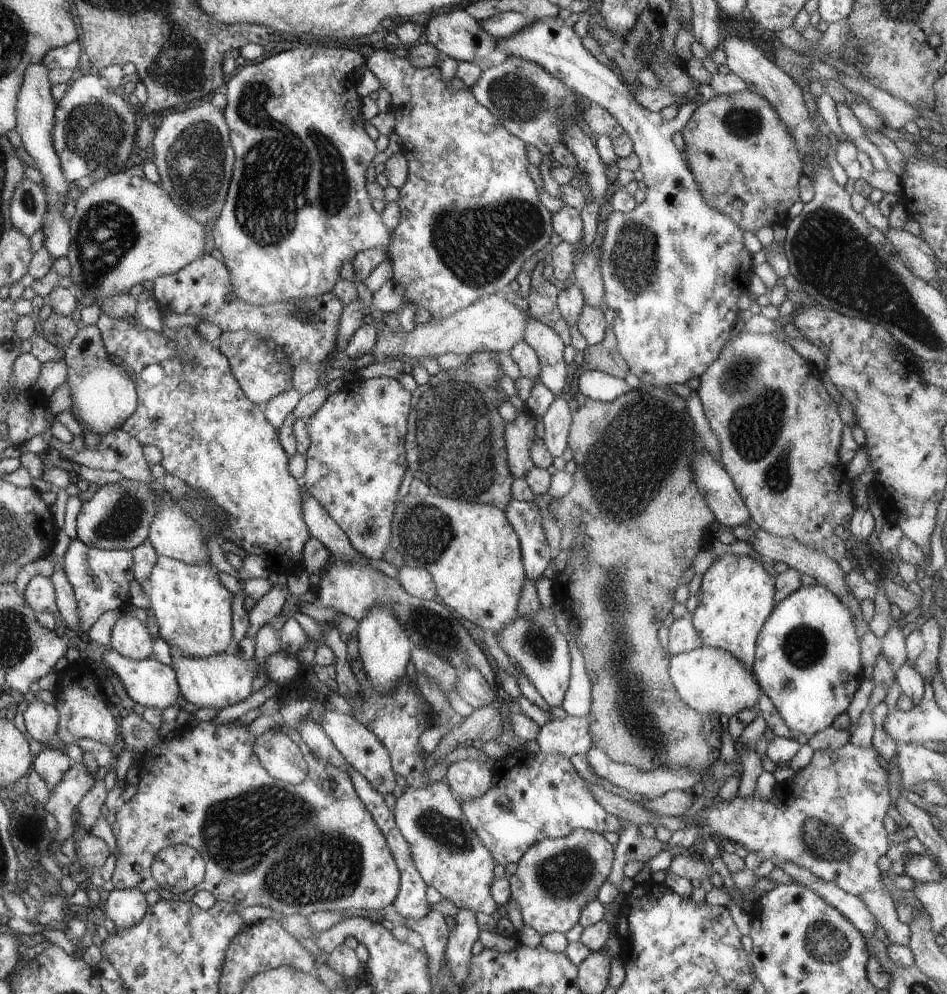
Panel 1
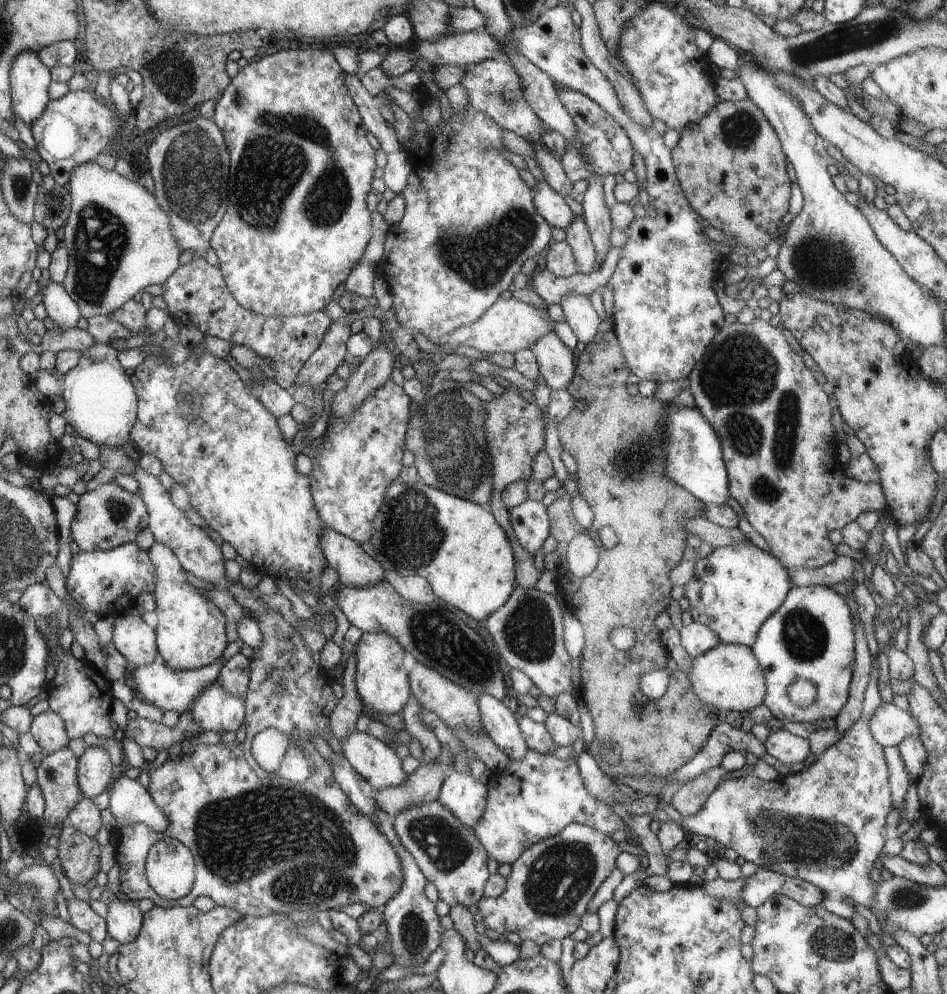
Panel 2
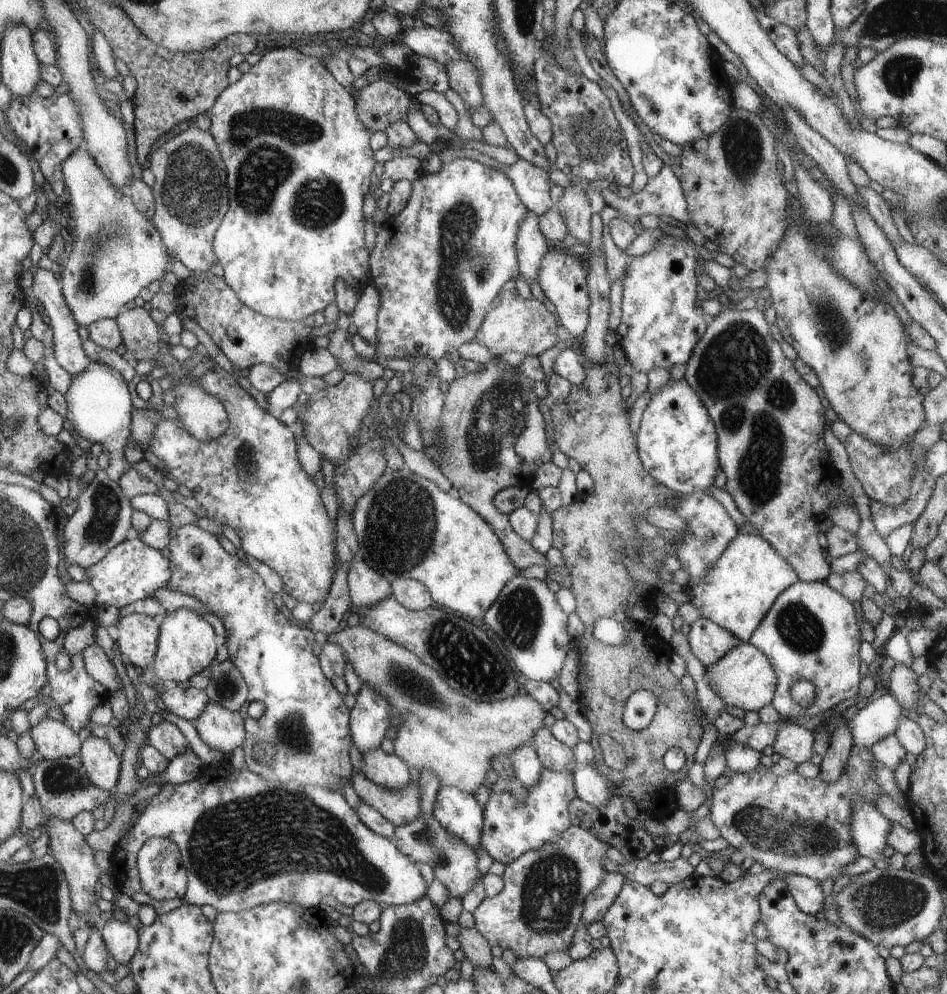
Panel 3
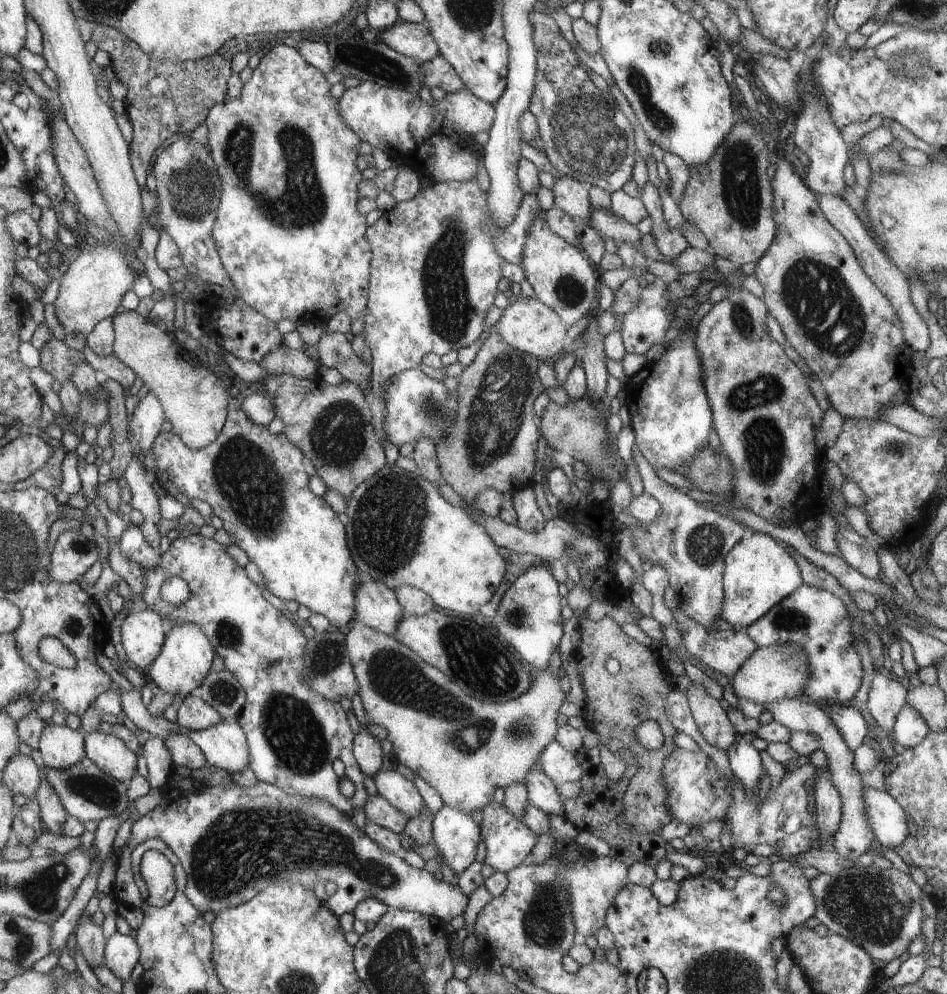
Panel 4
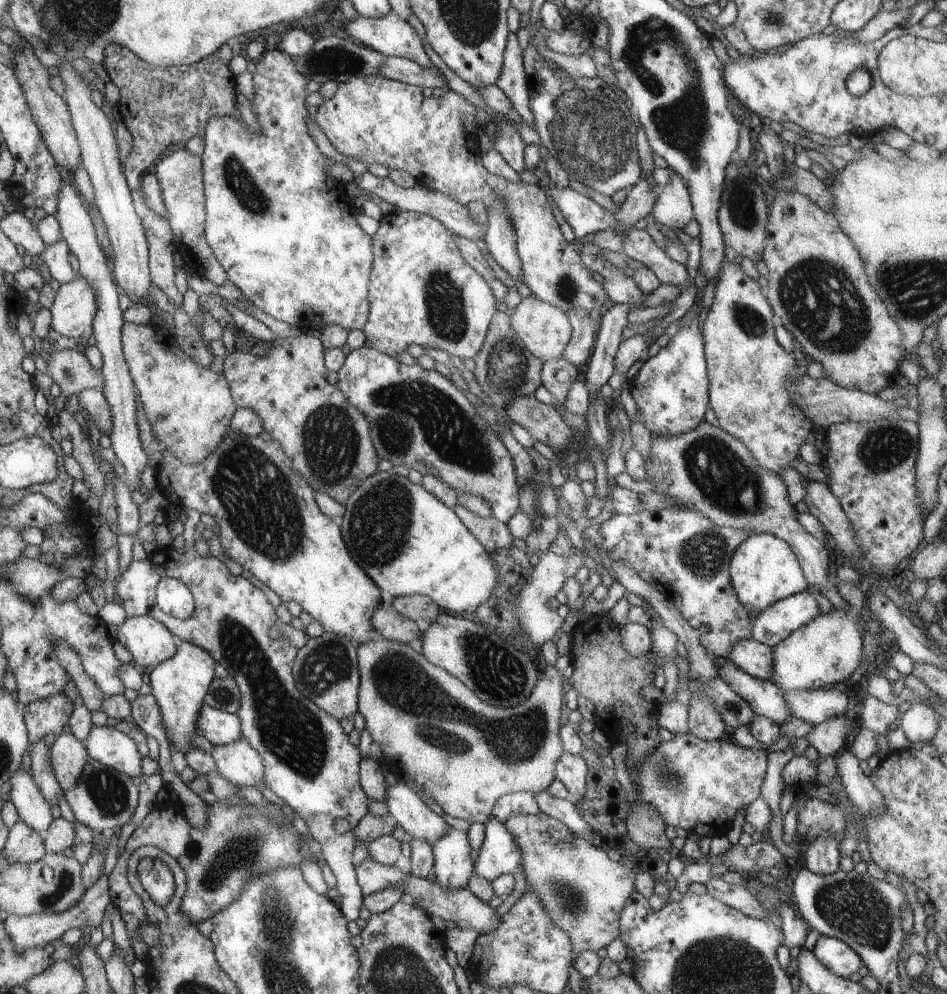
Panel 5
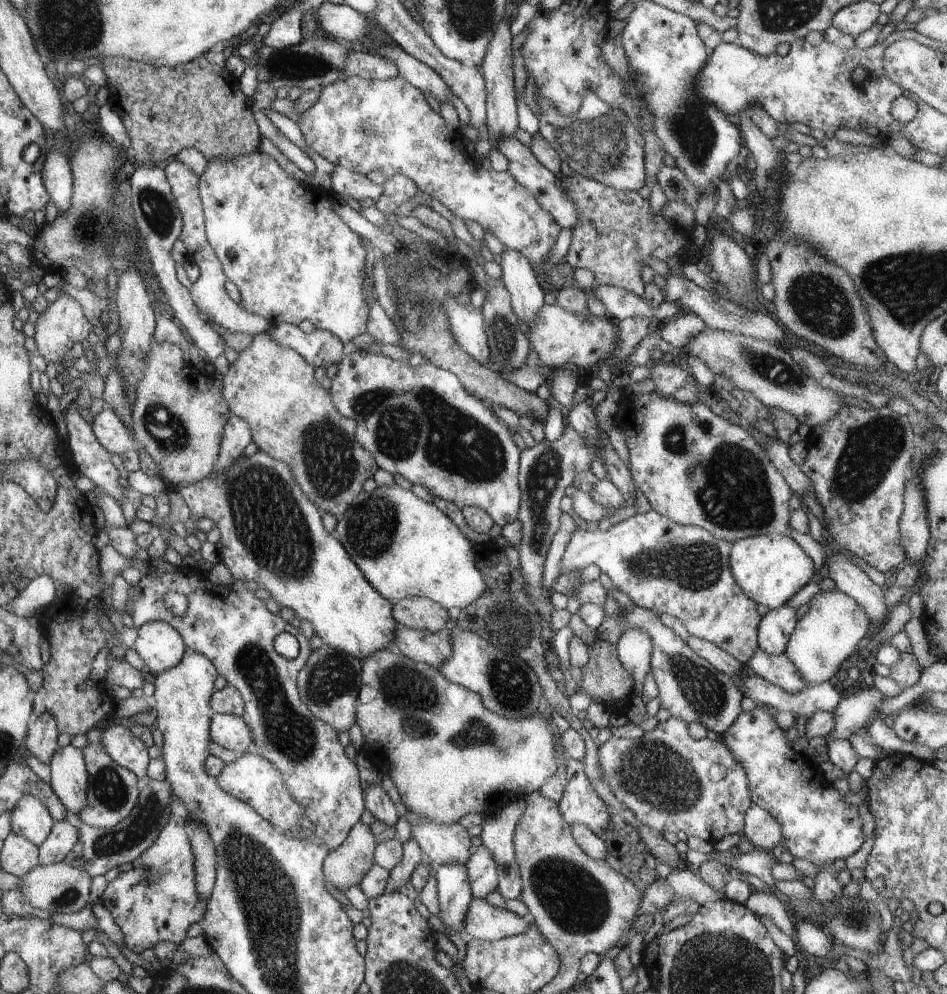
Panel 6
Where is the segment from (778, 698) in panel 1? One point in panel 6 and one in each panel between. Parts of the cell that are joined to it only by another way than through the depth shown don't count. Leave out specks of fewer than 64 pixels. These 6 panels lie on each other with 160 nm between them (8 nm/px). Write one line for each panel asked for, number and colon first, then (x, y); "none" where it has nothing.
2: (812, 635)
3: (810, 632)
4: (817, 620)
5: (775, 623)
6: (775, 628)

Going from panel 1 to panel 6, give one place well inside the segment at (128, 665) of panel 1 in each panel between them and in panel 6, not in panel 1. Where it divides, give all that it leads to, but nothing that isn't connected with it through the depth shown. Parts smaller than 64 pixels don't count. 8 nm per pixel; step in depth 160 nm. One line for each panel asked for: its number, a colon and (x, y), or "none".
2: (156, 683)
3: (189, 703)
4: (194, 714)
5: (219, 727)
6: (233, 732)

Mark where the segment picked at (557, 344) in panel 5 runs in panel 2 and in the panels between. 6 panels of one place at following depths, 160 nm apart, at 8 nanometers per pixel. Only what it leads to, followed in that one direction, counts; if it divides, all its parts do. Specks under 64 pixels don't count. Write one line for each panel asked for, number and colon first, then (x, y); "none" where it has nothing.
2: (509, 325)
3: (523, 325)
4: (528, 325)

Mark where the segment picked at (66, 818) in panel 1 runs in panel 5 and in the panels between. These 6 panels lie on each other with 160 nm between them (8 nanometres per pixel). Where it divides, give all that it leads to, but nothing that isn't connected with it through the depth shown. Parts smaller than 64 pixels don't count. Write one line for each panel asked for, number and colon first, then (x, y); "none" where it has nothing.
2: (96, 769)
3: (104, 765)
4: (112, 755)
5: (108, 745)

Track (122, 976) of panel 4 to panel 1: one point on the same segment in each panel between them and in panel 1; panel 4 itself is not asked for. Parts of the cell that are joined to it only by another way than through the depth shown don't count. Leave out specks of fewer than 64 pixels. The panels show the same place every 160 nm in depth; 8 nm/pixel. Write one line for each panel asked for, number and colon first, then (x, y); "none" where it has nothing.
1: (125, 908)
2: (124, 920)
3: (122, 941)

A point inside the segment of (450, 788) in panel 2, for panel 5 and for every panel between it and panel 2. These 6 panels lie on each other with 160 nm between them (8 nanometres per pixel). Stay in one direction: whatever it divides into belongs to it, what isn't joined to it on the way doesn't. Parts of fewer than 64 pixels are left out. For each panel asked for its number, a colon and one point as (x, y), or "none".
3: (459, 813)
4: (455, 834)
5: (453, 859)

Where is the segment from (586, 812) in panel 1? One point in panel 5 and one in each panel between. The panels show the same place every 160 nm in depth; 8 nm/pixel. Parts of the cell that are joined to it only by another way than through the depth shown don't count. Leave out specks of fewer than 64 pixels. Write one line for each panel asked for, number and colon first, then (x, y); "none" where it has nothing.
2: (532, 799)
3: (510, 829)
4: (508, 841)
5: (499, 853)

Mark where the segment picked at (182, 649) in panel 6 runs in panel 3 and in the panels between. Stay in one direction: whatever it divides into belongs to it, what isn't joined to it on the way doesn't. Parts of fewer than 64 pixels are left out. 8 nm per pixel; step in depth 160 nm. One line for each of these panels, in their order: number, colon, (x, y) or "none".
3: (138, 634)
4: (142, 633)
5: (150, 643)

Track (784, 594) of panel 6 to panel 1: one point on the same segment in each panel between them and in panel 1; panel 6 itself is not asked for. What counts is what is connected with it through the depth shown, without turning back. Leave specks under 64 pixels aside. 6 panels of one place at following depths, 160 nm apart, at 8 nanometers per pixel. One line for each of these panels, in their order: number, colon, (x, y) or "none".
1: (737, 595)
2: (735, 588)
3: (736, 592)
4: (759, 573)
5: (763, 569)

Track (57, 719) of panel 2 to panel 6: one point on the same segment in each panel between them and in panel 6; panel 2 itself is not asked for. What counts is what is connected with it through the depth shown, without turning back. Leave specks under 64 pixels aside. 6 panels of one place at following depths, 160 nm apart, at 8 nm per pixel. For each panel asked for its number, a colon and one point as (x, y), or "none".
3: (53, 739)
4: (61, 747)
5: (69, 757)
6: (69, 777)

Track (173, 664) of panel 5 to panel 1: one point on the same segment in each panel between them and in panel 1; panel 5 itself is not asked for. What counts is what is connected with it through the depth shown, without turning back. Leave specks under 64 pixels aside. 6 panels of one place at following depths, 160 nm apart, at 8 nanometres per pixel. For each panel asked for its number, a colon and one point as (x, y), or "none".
1: (192, 611)
2: (191, 630)
3: (186, 646)
4: (186, 658)

